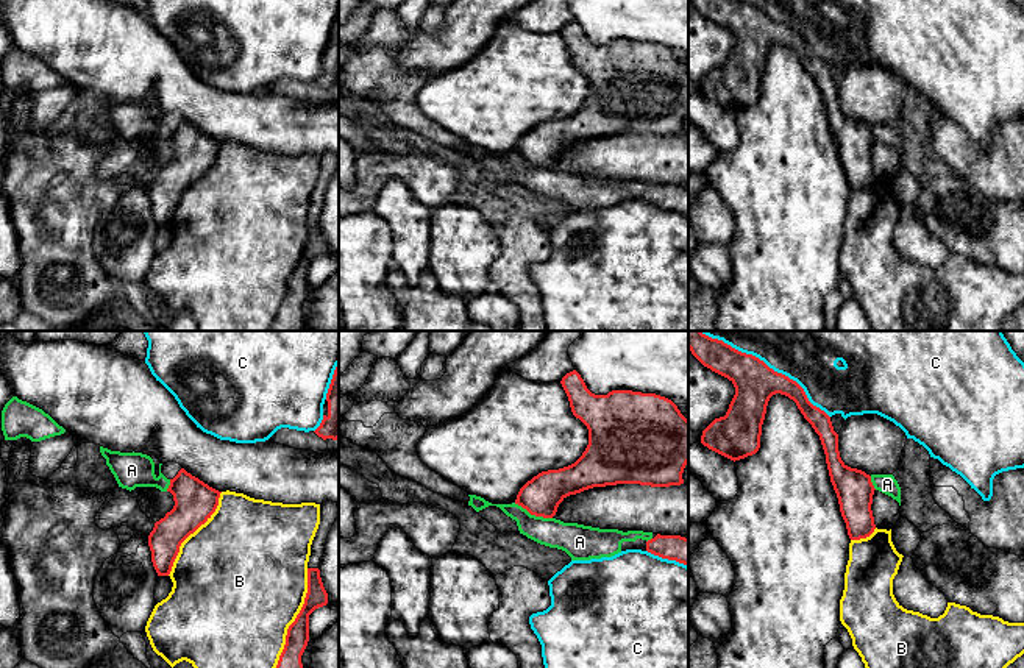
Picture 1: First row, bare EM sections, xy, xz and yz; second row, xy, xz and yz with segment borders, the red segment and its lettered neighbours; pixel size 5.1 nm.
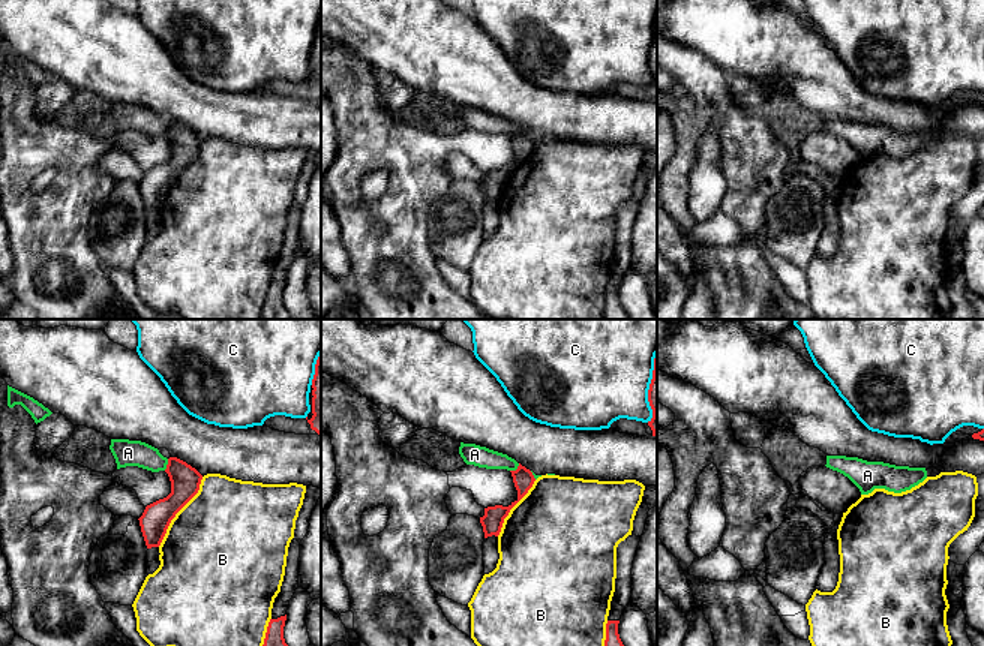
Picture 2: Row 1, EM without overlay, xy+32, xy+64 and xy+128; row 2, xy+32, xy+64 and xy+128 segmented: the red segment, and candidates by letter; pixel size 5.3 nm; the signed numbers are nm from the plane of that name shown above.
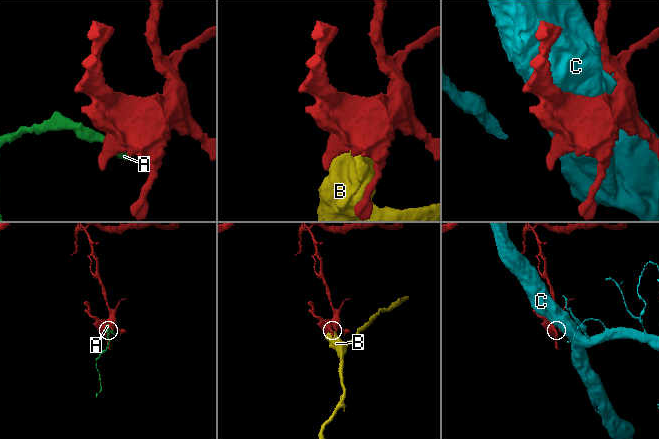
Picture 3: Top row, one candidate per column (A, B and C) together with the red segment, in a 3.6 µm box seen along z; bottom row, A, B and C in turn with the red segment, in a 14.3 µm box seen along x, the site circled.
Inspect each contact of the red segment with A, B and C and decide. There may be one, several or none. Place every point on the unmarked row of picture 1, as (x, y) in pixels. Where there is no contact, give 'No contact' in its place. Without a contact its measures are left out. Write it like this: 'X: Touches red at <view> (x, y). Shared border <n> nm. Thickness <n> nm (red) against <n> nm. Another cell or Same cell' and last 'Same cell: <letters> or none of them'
A: Touches red at xz (533, 164). Shared border 220 nm. Thickness 200 nm (red) against 160 nm. Same cell
B: Touches red at xy (291, 275). Shared border 600 nm. Thickness 160 nm (red) against 500 nm. Another cell
C: Touches red at yz (784, 25). Shared border 600 nm. Thickness 220 nm (red) against 240 nm. Another cell
Same cell: A

